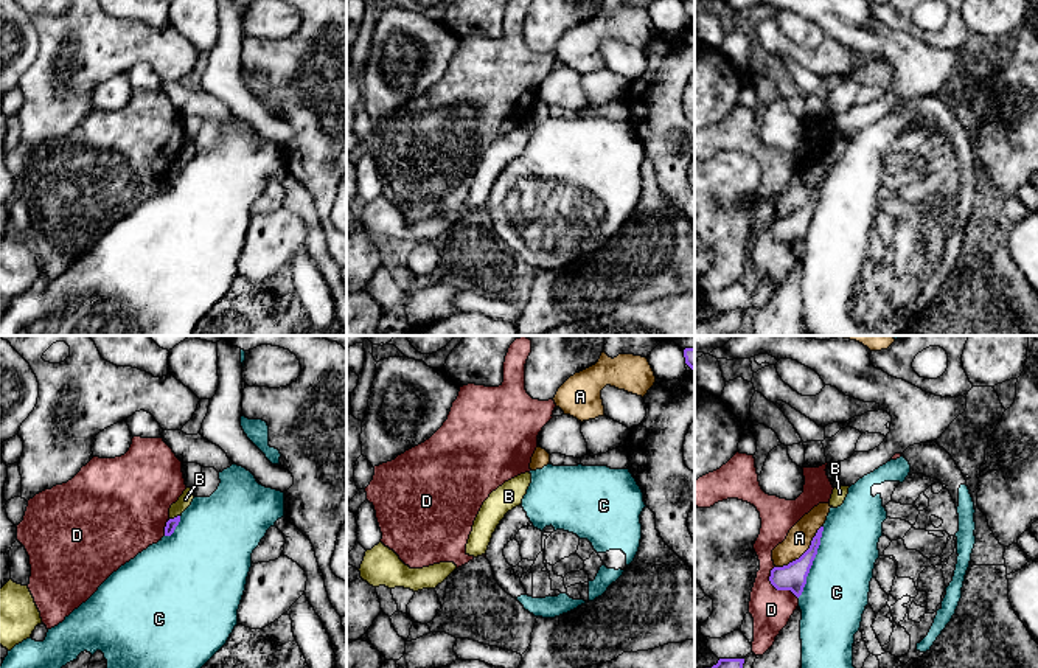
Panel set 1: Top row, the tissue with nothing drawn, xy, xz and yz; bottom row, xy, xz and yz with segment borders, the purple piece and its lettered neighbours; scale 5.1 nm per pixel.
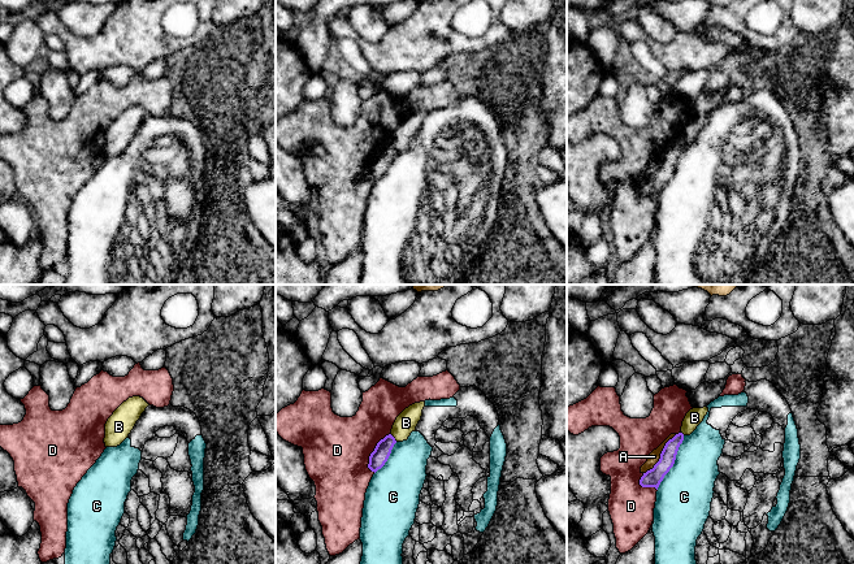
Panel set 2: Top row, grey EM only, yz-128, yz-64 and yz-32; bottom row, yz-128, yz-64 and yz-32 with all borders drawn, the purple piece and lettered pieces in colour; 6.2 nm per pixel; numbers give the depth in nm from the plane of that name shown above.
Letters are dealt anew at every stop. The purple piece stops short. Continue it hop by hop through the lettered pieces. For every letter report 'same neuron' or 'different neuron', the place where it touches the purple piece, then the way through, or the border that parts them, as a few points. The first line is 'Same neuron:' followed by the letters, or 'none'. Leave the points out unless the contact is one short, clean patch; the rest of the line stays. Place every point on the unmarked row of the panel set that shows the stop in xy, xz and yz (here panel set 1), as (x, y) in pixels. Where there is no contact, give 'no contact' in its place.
Same neuron: none
A: different neuron | yz (804, 205)
B: different neuron | xy (174, 170) | along xy (179, 166), (168, 173)
C: different neuron | yz (813, 212) | along yz (822, 177), (818, 205), (804, 243), (797, 249)
D: different neuron | yz (776, 240)

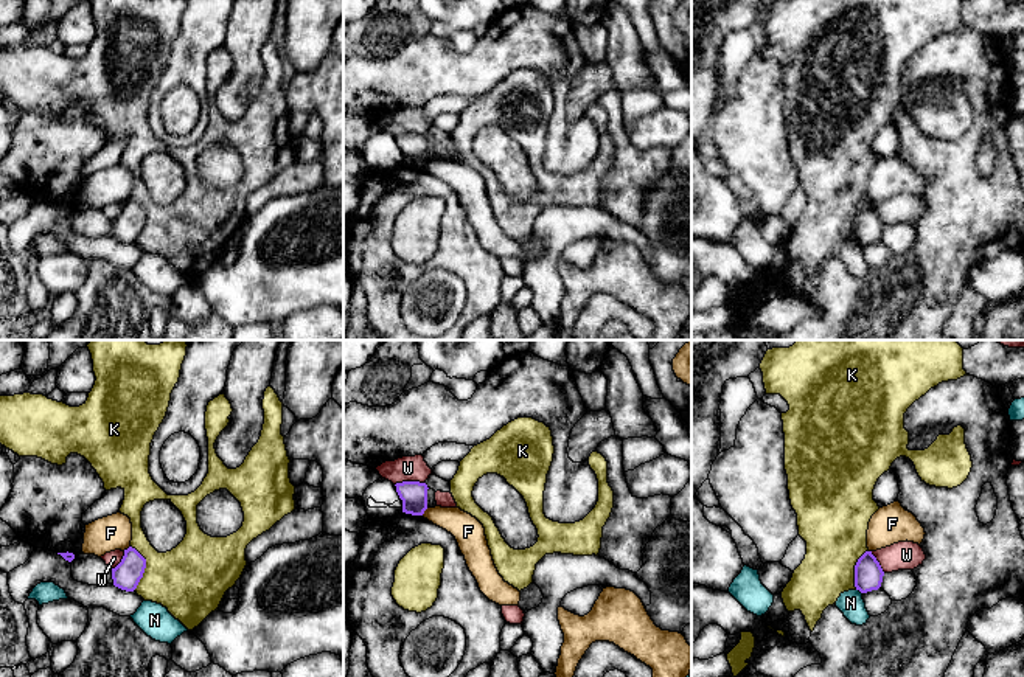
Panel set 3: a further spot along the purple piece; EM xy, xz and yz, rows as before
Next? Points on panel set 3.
Same neuron: none
F: different neuron | xz (424, 162)
K: different neuron | xy (145, 219)
N: different neuron | yz (860, 243)
W: different neuron | xz (409, 134)

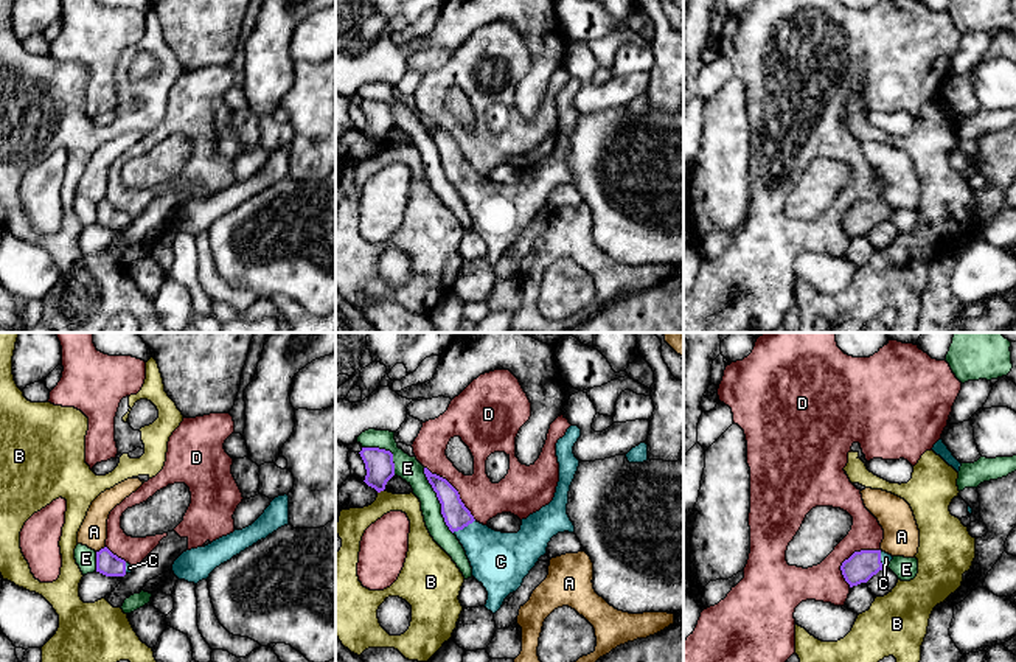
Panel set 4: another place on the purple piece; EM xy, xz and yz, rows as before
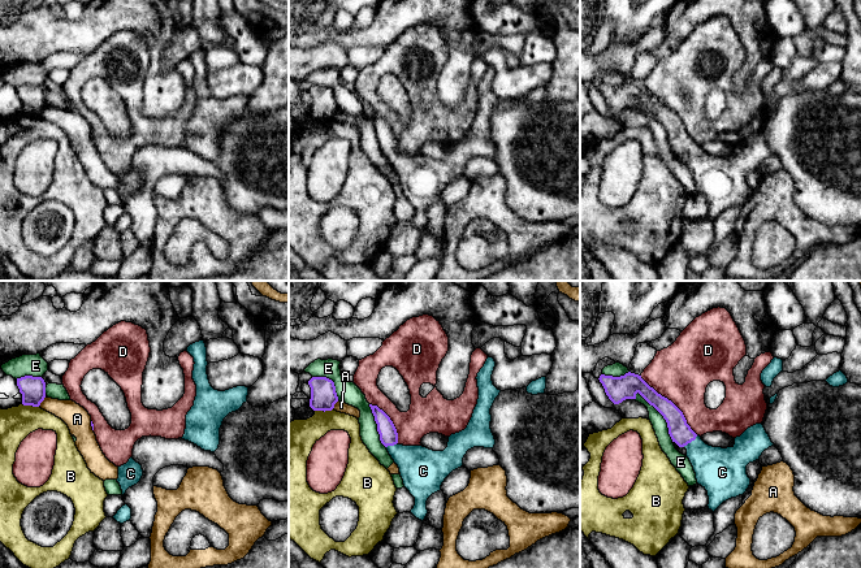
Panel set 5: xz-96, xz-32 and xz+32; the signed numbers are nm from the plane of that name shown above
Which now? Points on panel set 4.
Same neuron: C
A: different neuron | xy (101, 201)
B: different neuron | xz (379, 143)
C: same neuron | xz (463, 179) | across xz (457, 168), (463, 179), (499, 212)
D: different neuron | xz (455, 142)
E: different neuron | xz (438, 151)

